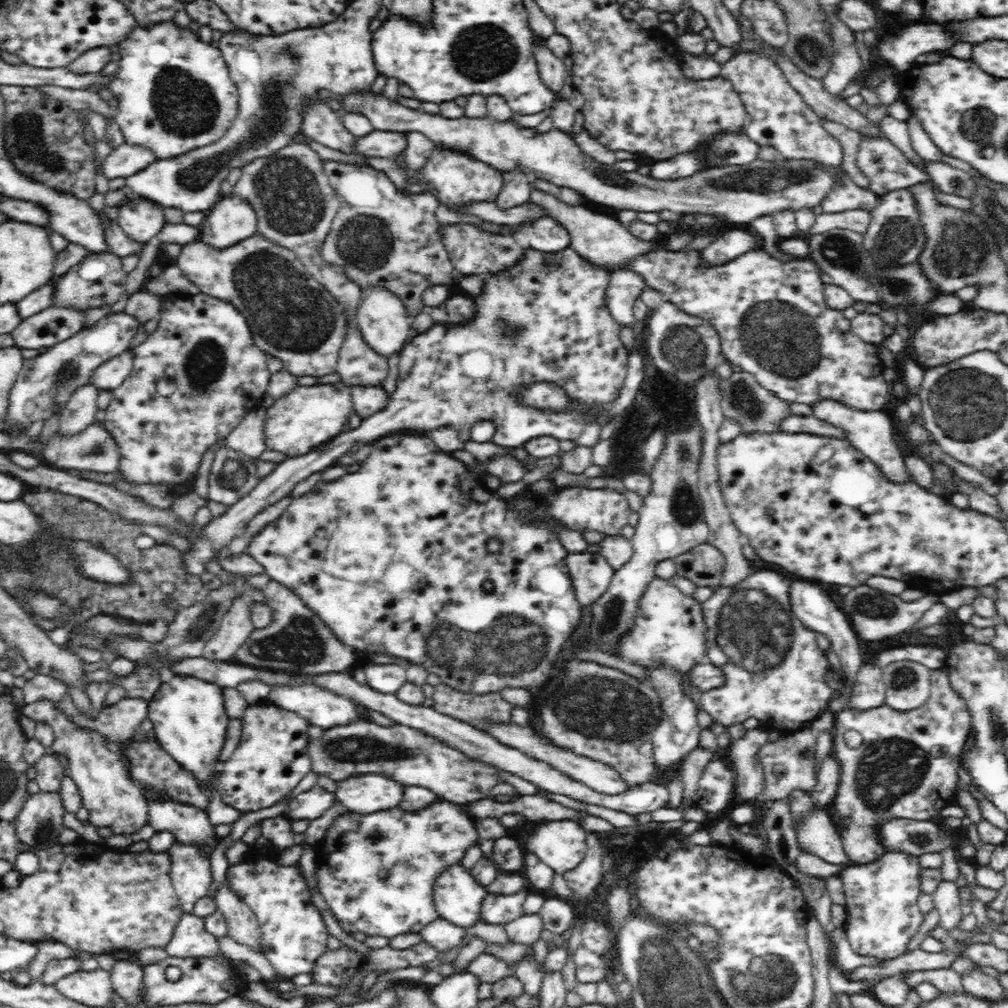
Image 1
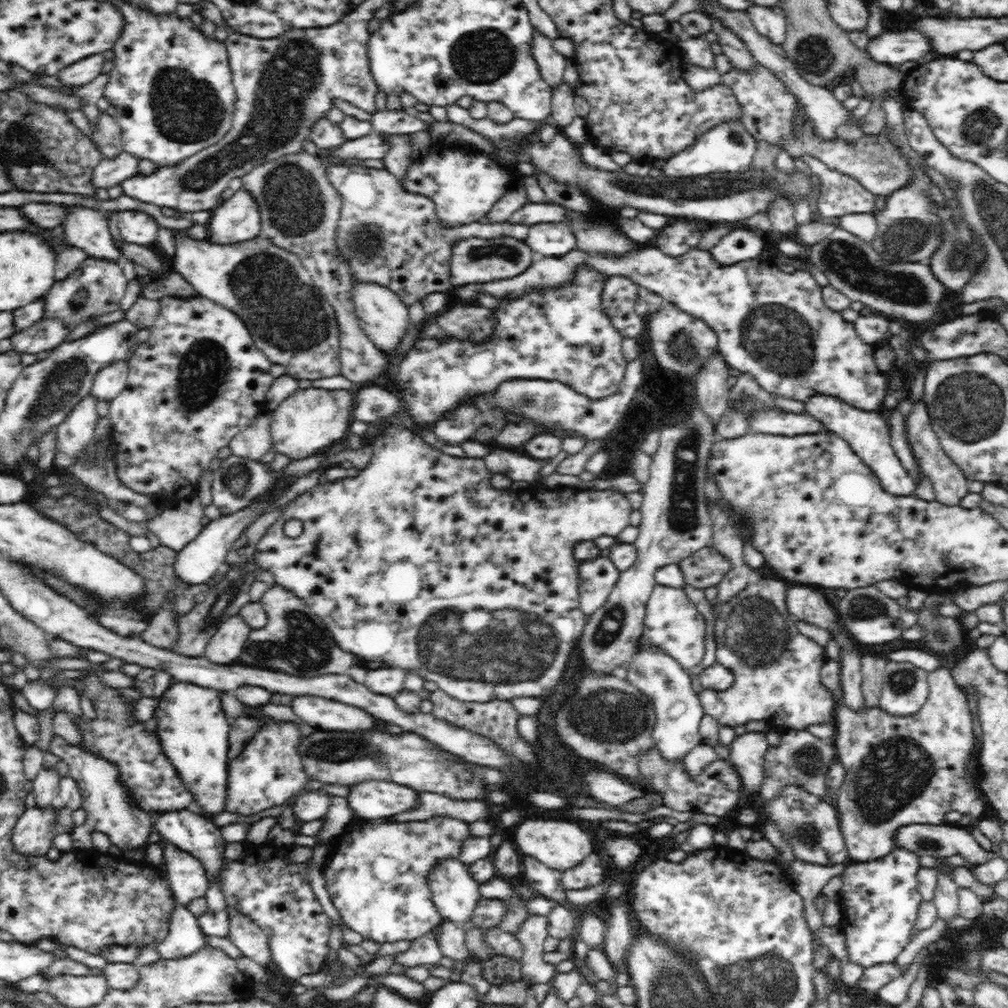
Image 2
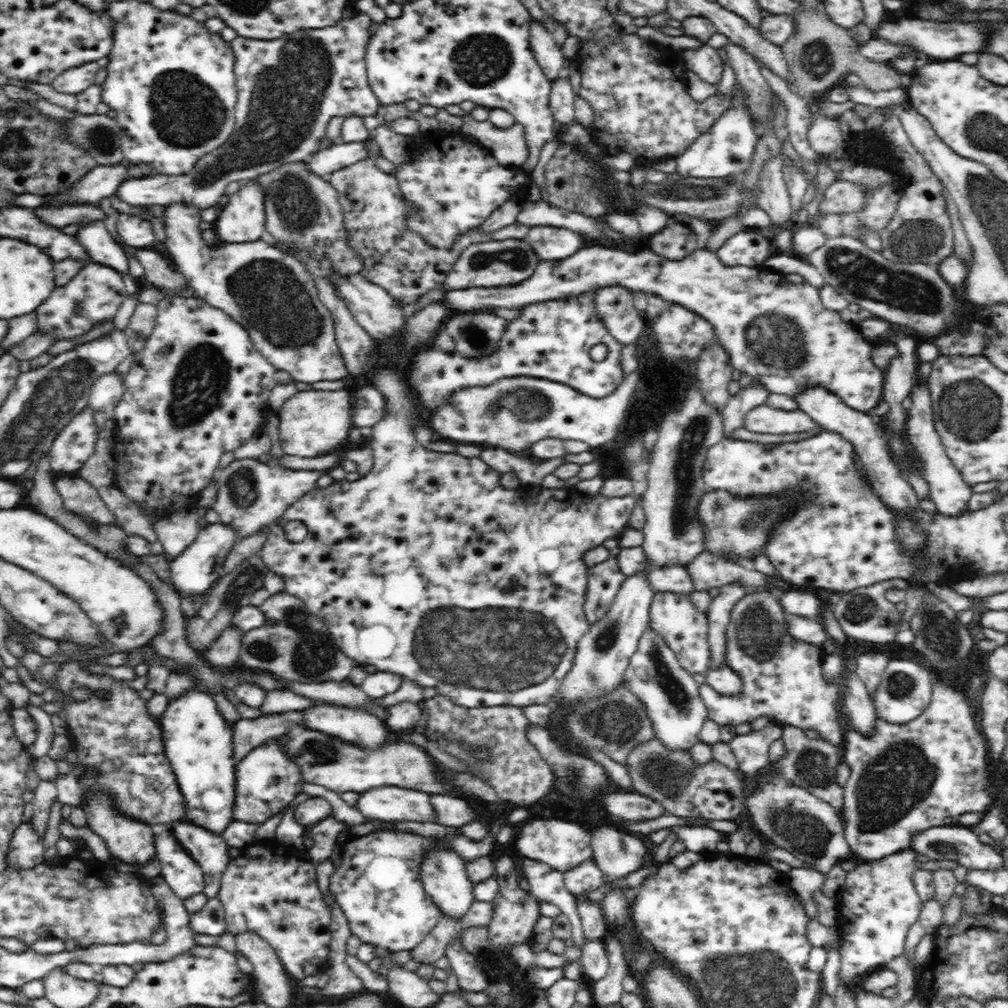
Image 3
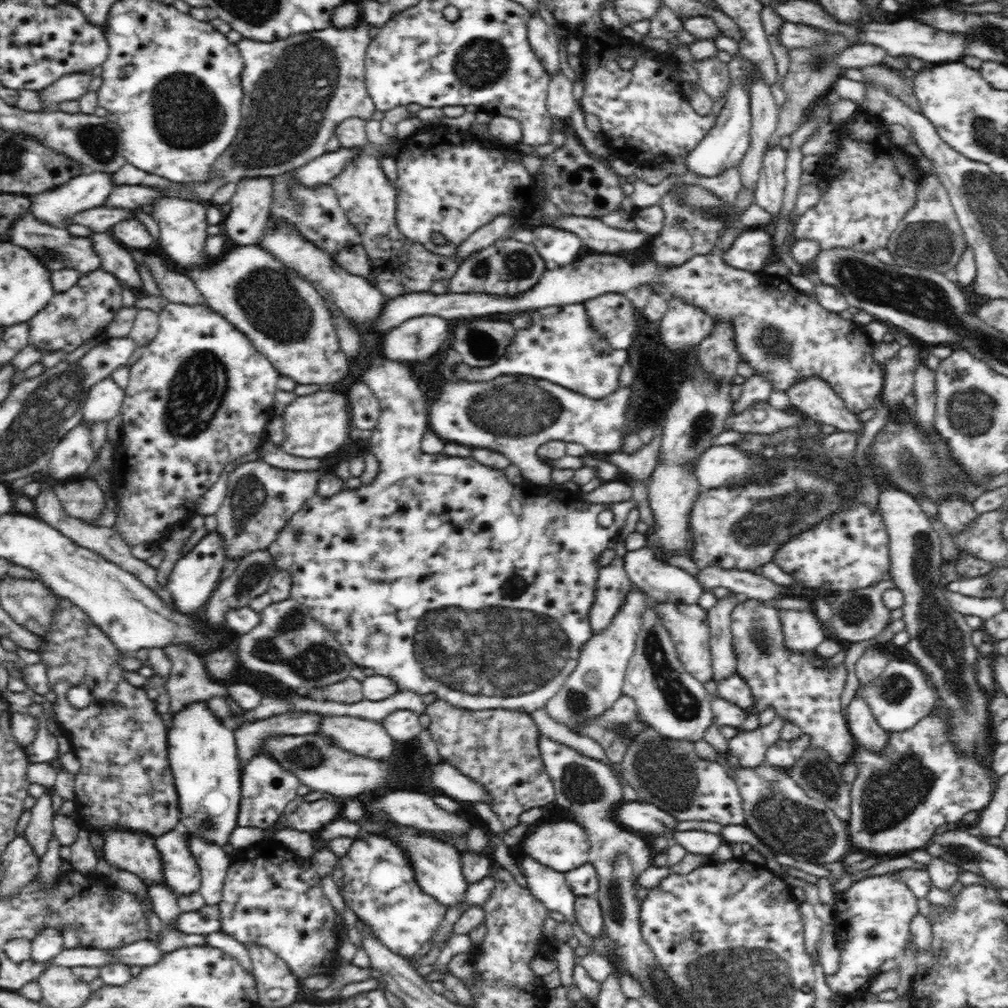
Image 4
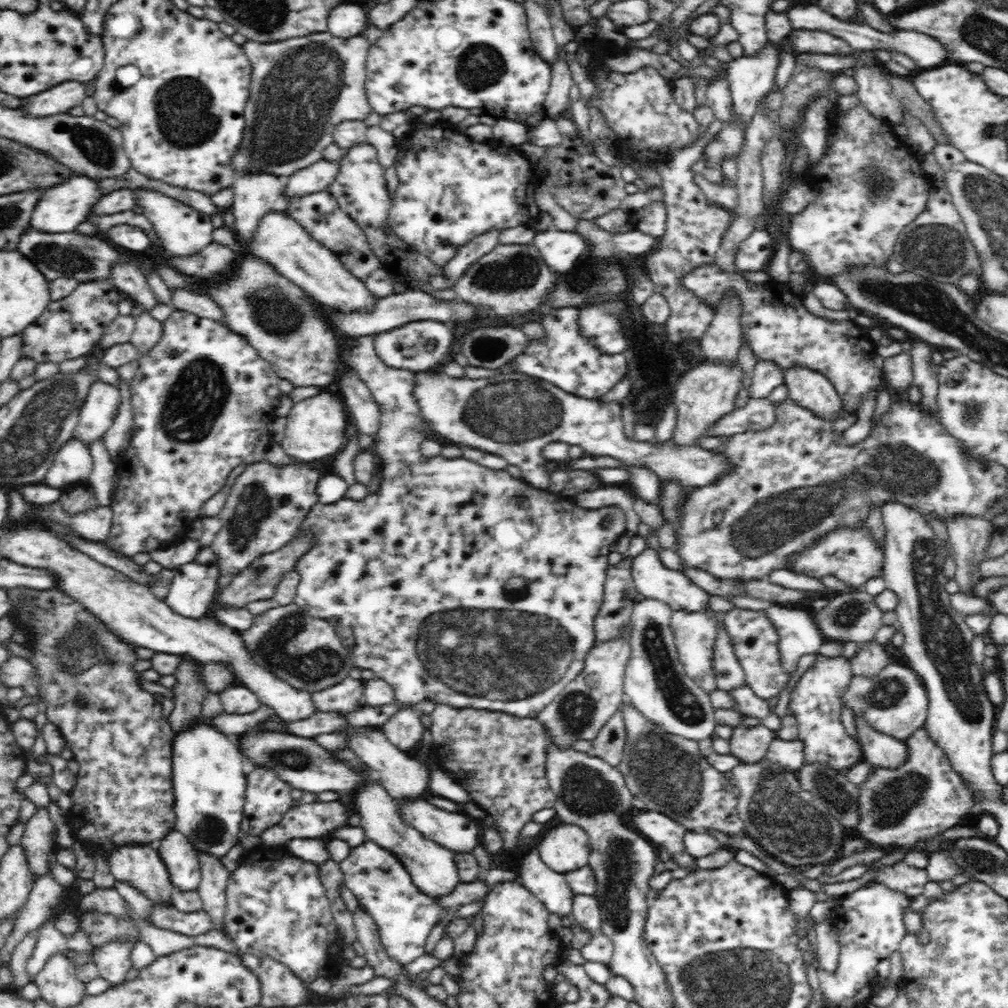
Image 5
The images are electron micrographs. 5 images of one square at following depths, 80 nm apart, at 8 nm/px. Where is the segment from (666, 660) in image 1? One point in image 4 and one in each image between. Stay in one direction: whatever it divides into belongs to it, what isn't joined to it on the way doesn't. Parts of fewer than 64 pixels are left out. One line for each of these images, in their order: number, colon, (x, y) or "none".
2: (673, 623)
3: (685, 630)
4: (689, 627)

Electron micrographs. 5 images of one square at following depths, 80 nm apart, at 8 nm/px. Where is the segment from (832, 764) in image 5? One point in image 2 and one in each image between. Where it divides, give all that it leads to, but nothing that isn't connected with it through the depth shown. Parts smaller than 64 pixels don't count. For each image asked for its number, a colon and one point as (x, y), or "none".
2: (776, 669)
3: (782, 678)
4: (809, 697)

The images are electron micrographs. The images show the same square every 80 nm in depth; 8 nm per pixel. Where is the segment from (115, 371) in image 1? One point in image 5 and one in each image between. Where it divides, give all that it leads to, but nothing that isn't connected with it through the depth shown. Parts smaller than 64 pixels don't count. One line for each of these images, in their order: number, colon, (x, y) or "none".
2: (110, 381)
3: (107, 390)
4: (105, 399)
5: (96, 414)

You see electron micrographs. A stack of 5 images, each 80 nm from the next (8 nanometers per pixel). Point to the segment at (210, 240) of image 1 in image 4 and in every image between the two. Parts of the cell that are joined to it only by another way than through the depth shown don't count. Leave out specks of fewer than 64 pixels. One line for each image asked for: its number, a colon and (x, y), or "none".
2: (237, 219)
3: (244, 220)
4: (251, 203)

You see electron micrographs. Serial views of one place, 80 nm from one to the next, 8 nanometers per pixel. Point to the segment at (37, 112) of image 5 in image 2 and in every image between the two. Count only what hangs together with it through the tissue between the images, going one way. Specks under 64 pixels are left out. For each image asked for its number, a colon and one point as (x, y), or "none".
2: (83, 72)
3: (77, 80)
4: (68, 88)

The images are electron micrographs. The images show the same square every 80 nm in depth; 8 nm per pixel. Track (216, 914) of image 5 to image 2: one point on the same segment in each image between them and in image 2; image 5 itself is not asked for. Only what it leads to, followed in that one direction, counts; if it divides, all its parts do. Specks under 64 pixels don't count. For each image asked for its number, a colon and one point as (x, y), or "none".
2: (190, 831)
3: (211, 852)
4: (213, 861)

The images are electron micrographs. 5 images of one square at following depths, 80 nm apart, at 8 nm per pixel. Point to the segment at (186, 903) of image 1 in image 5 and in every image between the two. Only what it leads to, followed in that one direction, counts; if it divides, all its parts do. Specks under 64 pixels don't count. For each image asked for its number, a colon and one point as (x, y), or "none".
2: (187, 875)
3: (180, 871)
4: (181, 871)
5: (181, 859)

